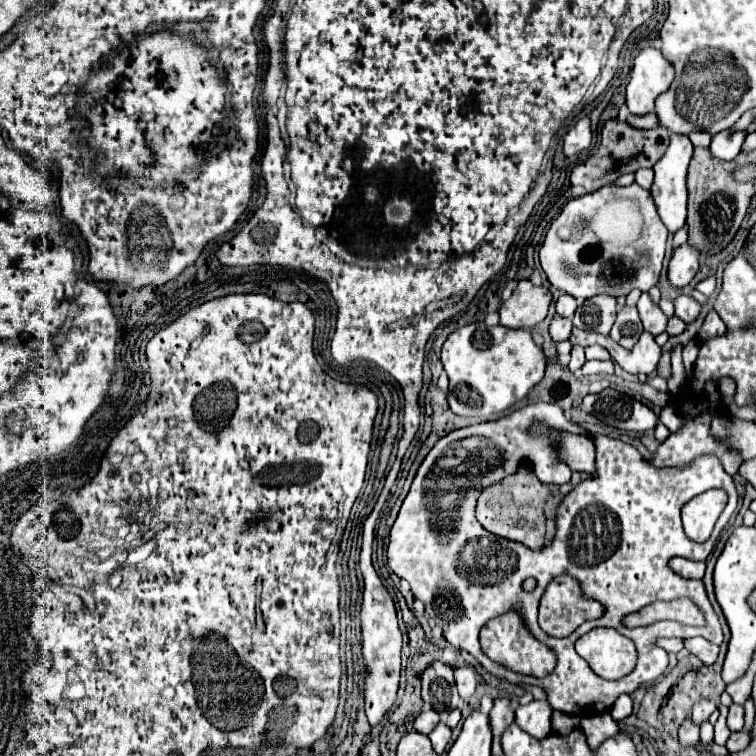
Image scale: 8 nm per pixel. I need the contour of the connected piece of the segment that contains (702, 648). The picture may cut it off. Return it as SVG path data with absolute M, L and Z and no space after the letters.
M702 636L686 640L686 642L684 642L684 646L686 646L686 650L688 650L690 654L698 656L704 664L714 664L714 662L716 662L716 658L718 658L718 646L714 646L712 642L704 640Z

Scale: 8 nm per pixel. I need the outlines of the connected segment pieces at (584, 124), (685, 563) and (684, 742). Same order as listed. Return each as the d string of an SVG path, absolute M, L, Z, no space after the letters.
M584 116L580 118L566 134L566 140L564 140L564 154L566 156L572 156L580 150L586 150L590 146L590 140L592 140L592 132L590 132L590 118Z
M672 558L670 568L684 578L704 578L706 562L694 562L688 558Z
M686 720L682 726L680 726L680 746L684 748L690 748L694 744L698 744L700 736L698 736L698 726L692 724L692 720Z

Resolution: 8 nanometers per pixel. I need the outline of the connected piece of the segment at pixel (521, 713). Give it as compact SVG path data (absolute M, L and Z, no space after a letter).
M532 700L530 704L518 706L518 726L534 738L544 738L550 734L552 708L548 700Z

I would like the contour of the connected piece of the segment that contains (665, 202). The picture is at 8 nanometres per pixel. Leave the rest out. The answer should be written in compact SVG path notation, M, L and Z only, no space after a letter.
M672 134L670 137L670 144L664 156L655 164L654 184L650 188L658 214L664 222L664 226L674 234L676 230L680 230L686 222L686 206L688 206L688 188L686 188L686 174L688 174L688 164L692 160L692 152L694 146L690 138L682 134Z

